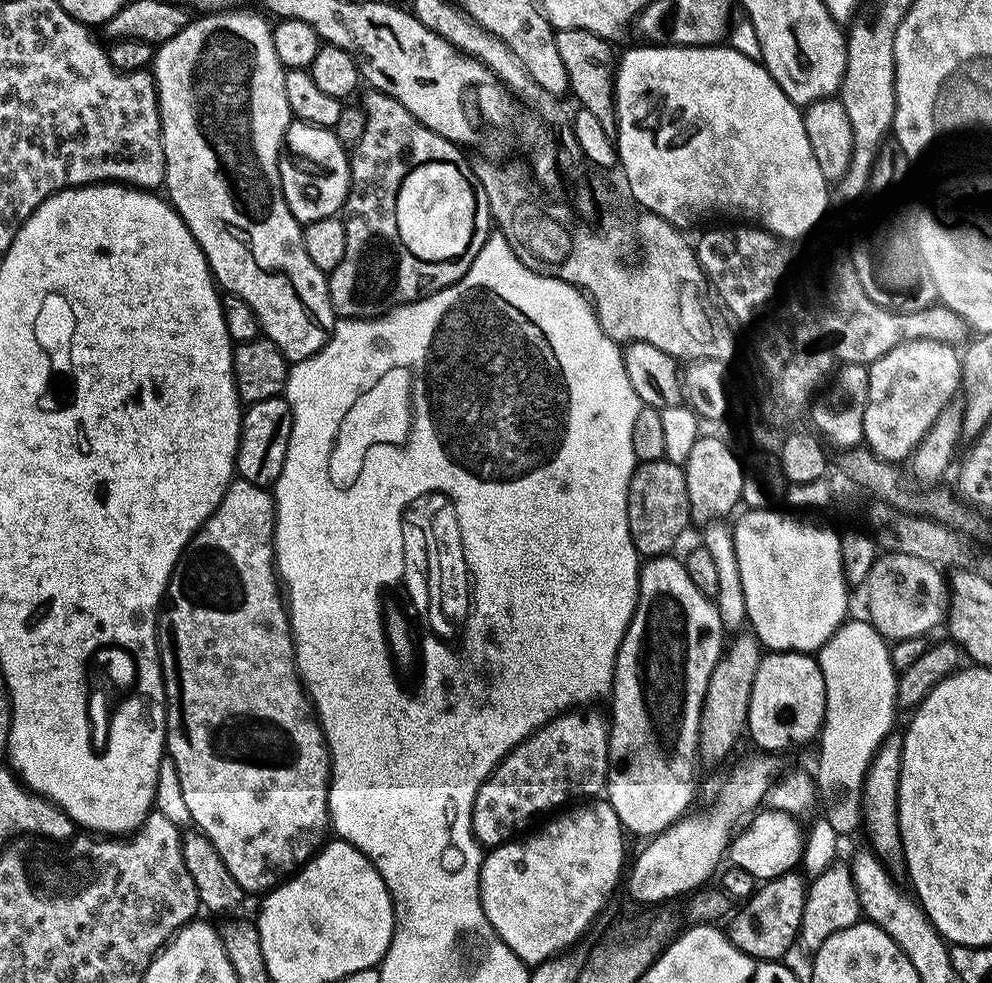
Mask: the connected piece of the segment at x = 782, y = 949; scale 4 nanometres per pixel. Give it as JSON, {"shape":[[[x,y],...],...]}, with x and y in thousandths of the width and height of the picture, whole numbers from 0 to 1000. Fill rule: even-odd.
{"shape":[[[799,885],[771,895],[762,906],[749,917],[746,929],[737,933],[738,941],[732,944],[734,957],[744,966],[762,977],[777,977],[786,979],[803,959],[808,938],[808,926],[813,922],[815,899],[805,891],[805,886]]]}

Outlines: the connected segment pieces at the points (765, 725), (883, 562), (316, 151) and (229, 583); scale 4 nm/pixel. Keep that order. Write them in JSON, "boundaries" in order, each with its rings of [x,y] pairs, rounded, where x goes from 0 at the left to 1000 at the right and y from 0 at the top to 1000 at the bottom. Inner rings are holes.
{"boundaries":[[[[775,662],[767,670],[764,686],[760,690],[760,702],[756,706],[754,719],[753,748],[763,757],[763,762],[774,767],[782,767],[785,761],[798,761],[801,757],[810,757],[814,753],[822,754],[827,748],[833,731],[835,707],[829,690],[826,674],[814,663],[780,663]]],[[[900,561],[898,565],[884,568],[875,585],[873,630],[895,653],[934,648],[934,643],[942,642],[947,635],[949,638],[954,631],[958,598],[953,583],[912,562]]],[[[295,121],[286,137],[286,151],[294,158],[298,167],[287,166],[282,173],[282,184],[286,190],[286,200],[304,230],[321,226],[330,220],[340,219],[346,213],[351,199],[351,190],[355,184],[355,168],[352,152],[341,144],[338,133],[333,130],[322,130],[316,126],[305,126]],[[302,171],[324,171],[327,175],[305,175]]],[[[235,487],[216,523],[208,527],[206,534],[194,544],[194,550],[185,556],[185,563],[181,565],[181,571],[169,590],[168,617],[159,627],[161,681],[165,687],[165,714],[169,717],[167,769],[177,781],[177,795],[183,804],[183,816],[188,816],[191,835],[203,848],[212,852],[212,857],[216,857],[216,865],[220,865],[220,869],[224,869],[224,877],[228,877],[228,885],[236,889],[236,897],[240,897],[240,901],[244,901],[250,909],[269,908],[291,894],[323,866],[333,846],[331,796],[335,791],[335,775],[331,757],[327,754],[327,744],[323,742],[322,731],[317,727],[310,705],[306,703],[302,685],[298,683],[298,656],[294,654],[288,610],[278,584],[278,558],[274,555],[277,542],[278,510],[275,502],[250,488]]]]}

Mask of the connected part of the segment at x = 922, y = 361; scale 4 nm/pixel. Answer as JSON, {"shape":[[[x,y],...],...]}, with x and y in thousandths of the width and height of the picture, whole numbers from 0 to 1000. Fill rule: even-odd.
{"shape":[[[911,346],[901,356],[874,371],[877,397],[873,405],[871,452],[892,470],[914,469],[942,433],[946,421],[969,398],[969,359],[959,350]]]}

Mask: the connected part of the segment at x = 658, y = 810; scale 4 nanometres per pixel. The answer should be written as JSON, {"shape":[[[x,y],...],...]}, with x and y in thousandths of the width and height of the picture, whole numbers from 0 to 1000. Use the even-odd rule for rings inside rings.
{"shape":[[[680,565],[659,566],[650,569],[645,576],[645,595],[643,596],[643,608],[641,620],[637,631],[633,634],[633,640],[629,642],[629,648],[621,662],[621,681],[617,683],[617,732],[615,728],[615,740],[613,743],[613,796],[611,799],[611,813],[615,820],[619,820],[619,828],[623,828],[625,838],[630,847],[641,850],[658,852],[665,846],[670,846],[677,838],[694,829],[698,821],[698,813],[702,810],[702,781],[704,782],[704,770],[702,760],[704,759],[704,743],[706,742],[706,727],[708,726],[708,714],[712,706],[712,698],[716,694],[716,686],[720,678],[726,671],[726,665],[732,658],[732,640],[726,629],[726,623],[721,613],[696,592],[696,584],[692,584],[692,576],[689,569]]]}

